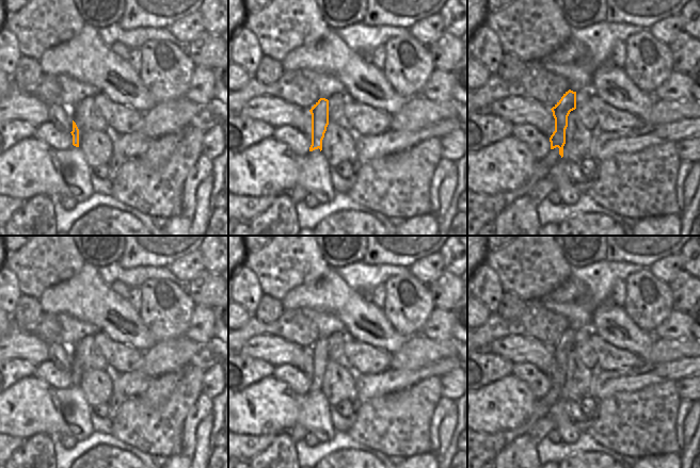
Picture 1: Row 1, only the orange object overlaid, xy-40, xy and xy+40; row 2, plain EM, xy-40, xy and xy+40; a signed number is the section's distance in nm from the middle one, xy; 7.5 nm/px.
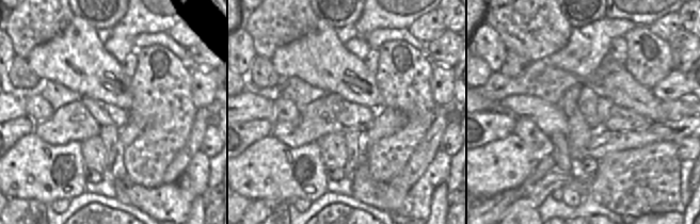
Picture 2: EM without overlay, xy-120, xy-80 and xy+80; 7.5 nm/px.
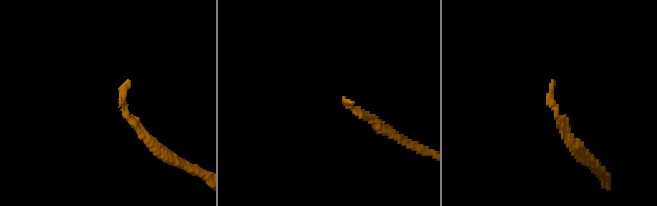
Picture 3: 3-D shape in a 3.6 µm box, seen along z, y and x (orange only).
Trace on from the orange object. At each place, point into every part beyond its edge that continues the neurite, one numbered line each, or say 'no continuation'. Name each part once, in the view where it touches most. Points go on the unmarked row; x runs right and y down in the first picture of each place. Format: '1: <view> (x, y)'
1: xy (306, 366)

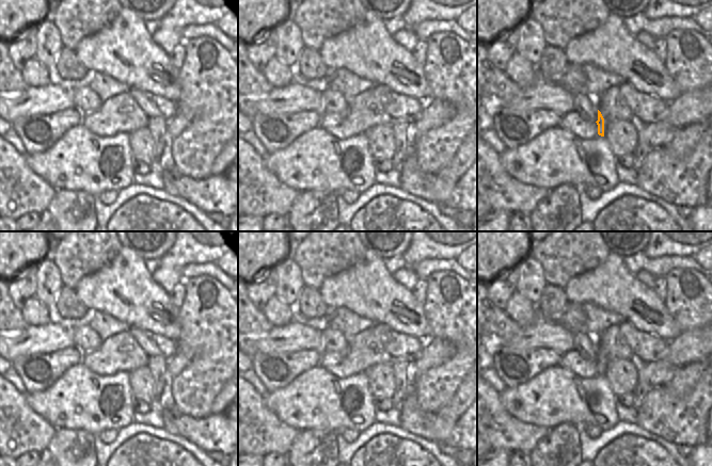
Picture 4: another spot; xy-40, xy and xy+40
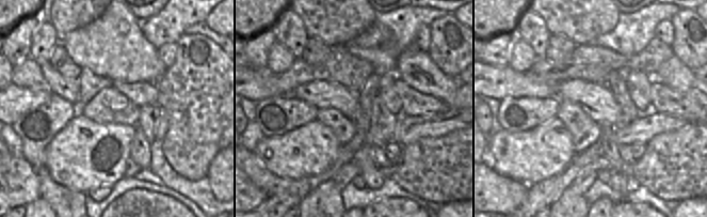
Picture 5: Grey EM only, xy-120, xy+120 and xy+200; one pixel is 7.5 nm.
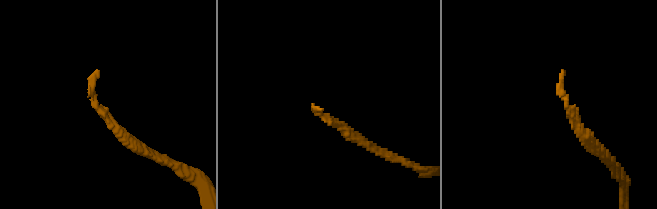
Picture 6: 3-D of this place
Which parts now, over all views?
1: xy+40 (586, 344)

